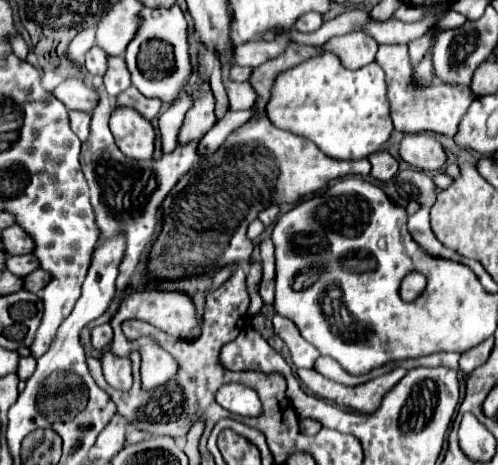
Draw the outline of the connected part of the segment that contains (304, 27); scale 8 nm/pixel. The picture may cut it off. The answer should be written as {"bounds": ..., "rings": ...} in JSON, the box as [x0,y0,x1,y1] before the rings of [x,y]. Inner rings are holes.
{"bounds":[295,13,323,33],"rings":[[[311,13],[311,15],[303,15],[303,19],[299,19],[295,29],[301,31],[301,33],[313,33],[313,31],[317,31],[321,27],[321,23],[323,23],[323,17]]]}

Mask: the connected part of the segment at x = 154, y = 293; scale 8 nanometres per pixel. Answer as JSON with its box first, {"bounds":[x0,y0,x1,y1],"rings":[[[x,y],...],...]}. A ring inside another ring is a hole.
{"bounds":[109,287,199,357],"rings":[[[143,287],[143,289],[131,291],[131,293],[123,299],[119,311],[117,311],[117,313],[113,315],[113,319],[111,319],[115,337],[113,337],[113,343],[111,343],[109,351],[111,351],[113,355],[117,355],[117,357],[127,357],[127,355],[131,353],[131,349],[133,349],[133,343],[127,341],[125,335],[123,335],[123,331],[121,331],[121,323],[123,323],[125,319],[129,319],[129,317],[131,317],[131,319],[143,319],[143,321],[159,327],[161,331],[165,331],[165,333],[169,333],[169,335],[173,335],[173,337],[187,337],[189,331],[199,325],[199,321],[197,321],[197,317],[195,317],[193,299],[191,299],[187,293],[161,291],[161,289],[151,289],[151,287]]]}

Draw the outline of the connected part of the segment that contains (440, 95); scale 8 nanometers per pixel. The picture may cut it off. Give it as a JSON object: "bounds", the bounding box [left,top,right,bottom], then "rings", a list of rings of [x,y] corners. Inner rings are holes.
{"bounds":[375,45,475,137],"rings":[[[379,45],[375,61],[381,65],[387,77],[389,87],[389,103],[391,103],[391,119],[397,131],[437,131],[443,135],[453,137],[457,131],[457,125],[463,115],[467,113],[467,107],[475,99],[469,87],[451,87],[451,85],[431,85],[425,89],[411,85],[411,63],[407,45]]]}

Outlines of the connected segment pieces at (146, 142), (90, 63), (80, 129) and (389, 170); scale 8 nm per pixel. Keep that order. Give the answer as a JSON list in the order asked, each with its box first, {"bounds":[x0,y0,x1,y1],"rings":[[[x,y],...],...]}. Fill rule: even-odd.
[{"bounds":[111,107,155,159],"rings":[[[119,107],[111,113],[111,133],[117,147],[129,159],[153,159],[155,151],[155,129],[135,109]]]},{"bounds":[85,47,107,75],"rings":[[[91,47],[91,51],[85,55],[85,67],[91,75],[105,75],[107,71],[107,53],[101,47]]]},{"bounds":[69,111,91,141],"rings":[[[69,111],[69,117],[71,117],[71,129],[73,129],[73,133],[75,133],[81,141],[87,141],[91,115],[89,115],[89,113],[83,113],[83,111]]]},{"bounds":[369,151,399,181],"rings":[[[378,151],[371,154],[369,161],[373,165],[371,167],[371,175],[375,179],[379,179],[379,181],[389,181],[397,173],[397,167],[399,167],[397,159],[392,157],[387,151]]]}]

